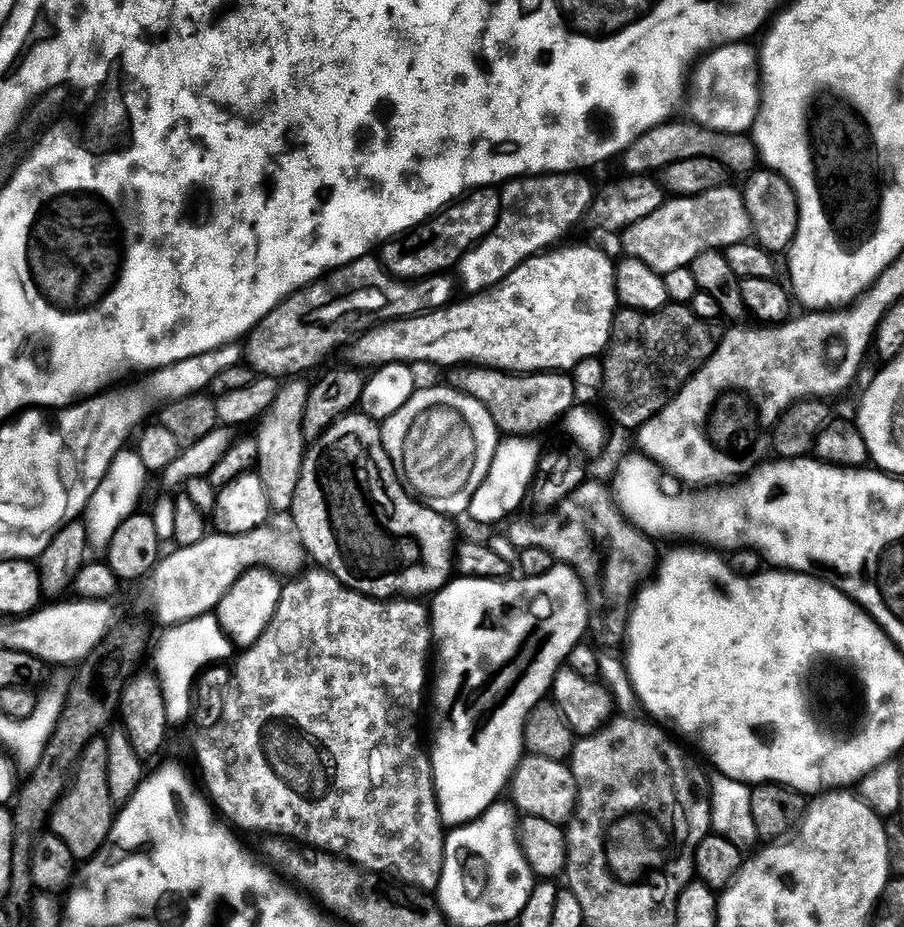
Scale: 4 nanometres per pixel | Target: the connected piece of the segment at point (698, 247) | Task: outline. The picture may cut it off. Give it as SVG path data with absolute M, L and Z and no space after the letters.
M725 186L706 190L697 196L677 196L665 199L664 205L642 222L624 229L622 239L629 257L642 260L661 274L692 265L698 254L725 250L753 235L750 214L739 187Z

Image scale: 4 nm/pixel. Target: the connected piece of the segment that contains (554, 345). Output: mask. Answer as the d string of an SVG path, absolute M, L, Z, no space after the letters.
M580 244L577 248L560 248L544 250L539 254L523 260L507 278L500 281L506 286L489 294L482 300L498 300L494 316L494 338L486 338L486 346L510 346L510 362L483 360L483 368L494 368L502 372L537 373L560 372L571 373L578 362L586 358L597 358L607 348L612 337L612 324L616 320L618 301L616 299L616 264L600 248L587 248Z

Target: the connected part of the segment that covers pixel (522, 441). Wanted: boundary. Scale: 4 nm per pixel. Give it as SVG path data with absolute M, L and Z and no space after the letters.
M509 435L501 439L494 454L494 462L490 462L490 474L486 474L486 482L478 486L478 494L474 494L470 502L467 510L469 517L473 516L480 524L503 525L505 521L519 513L516 511L529 499L542 455L542 449L532 440L535 439L527 435Z

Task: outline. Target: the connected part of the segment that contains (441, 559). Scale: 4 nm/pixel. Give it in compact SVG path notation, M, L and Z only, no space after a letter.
M349 414L341 417L338 422L334 422L325 430L317 440L311 441L310 447L304 453L304 465L302 474L298 478L298 491L294 493L294 502L290 519L293 520L294 531L303 544L305 553L317 560L319 567L323 571L330 573L338 582L342 582L350 590L360 592L364 596L370 596L373 600L394 600L397 598L428 598L445 588L454 576L454 561L458 539L456 540L456 528L451 519L443 516L441 512L421 502L413 497L408 491L400 475L396 472L396 467L392 464L391 458L384 449L384 439L380 433L381 425L377 421L371 420L369 416L363 414Z

